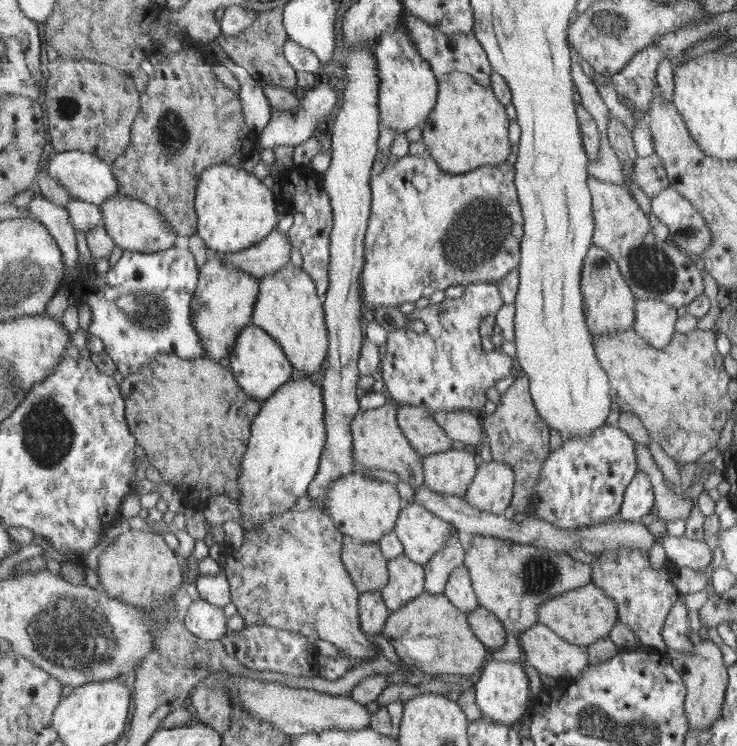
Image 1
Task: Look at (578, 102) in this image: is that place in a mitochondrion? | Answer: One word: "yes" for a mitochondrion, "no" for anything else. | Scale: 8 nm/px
no

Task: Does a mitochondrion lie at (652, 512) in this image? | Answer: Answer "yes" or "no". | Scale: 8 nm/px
no

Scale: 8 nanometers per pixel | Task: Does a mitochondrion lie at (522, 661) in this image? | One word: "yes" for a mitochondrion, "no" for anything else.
no

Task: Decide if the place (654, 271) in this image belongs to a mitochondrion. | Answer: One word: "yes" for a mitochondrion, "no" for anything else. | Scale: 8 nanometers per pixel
yes

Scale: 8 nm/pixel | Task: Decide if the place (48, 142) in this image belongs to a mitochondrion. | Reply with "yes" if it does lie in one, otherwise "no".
no

